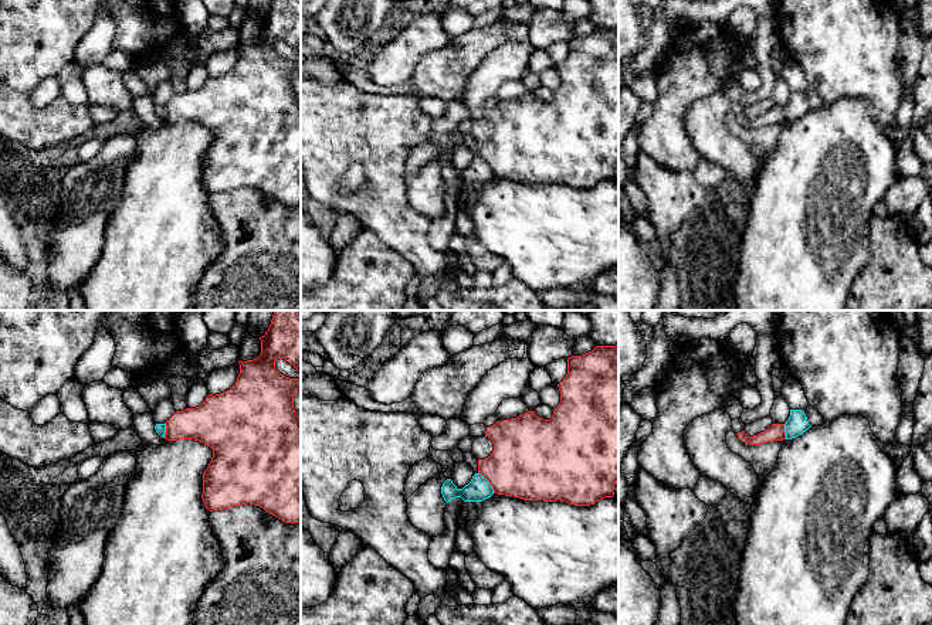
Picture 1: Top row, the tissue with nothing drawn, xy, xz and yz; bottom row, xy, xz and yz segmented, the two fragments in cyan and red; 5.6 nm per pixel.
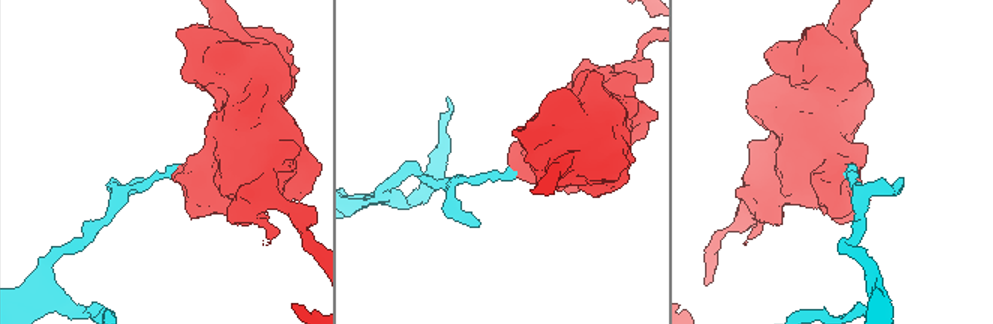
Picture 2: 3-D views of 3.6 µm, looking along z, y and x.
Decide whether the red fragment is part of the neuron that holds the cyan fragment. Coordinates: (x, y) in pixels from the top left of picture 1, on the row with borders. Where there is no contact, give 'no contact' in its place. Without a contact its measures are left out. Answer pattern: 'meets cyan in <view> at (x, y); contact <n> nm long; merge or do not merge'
meets cyan in xz at (488, 482); contact 150 nm long; do not merge

